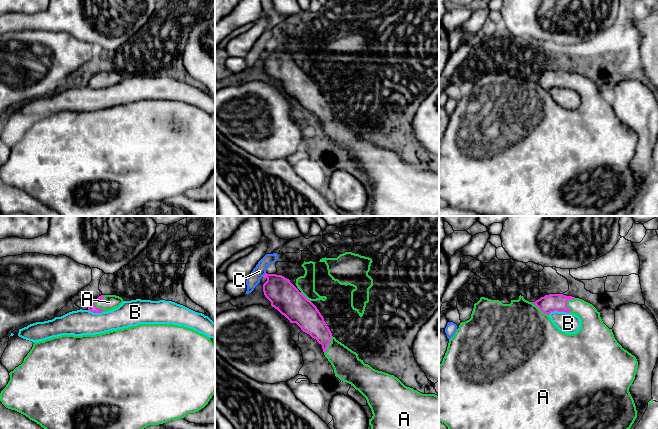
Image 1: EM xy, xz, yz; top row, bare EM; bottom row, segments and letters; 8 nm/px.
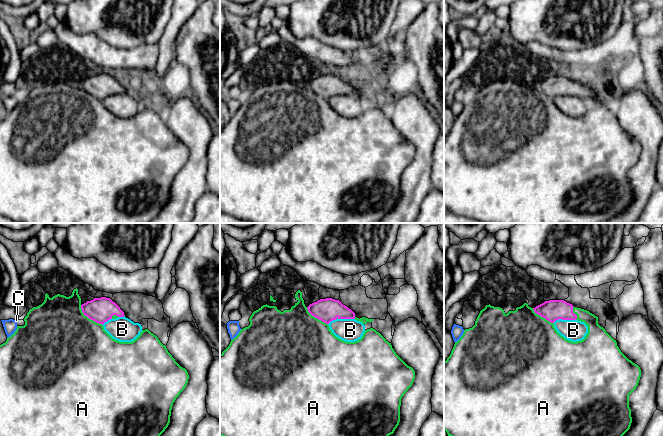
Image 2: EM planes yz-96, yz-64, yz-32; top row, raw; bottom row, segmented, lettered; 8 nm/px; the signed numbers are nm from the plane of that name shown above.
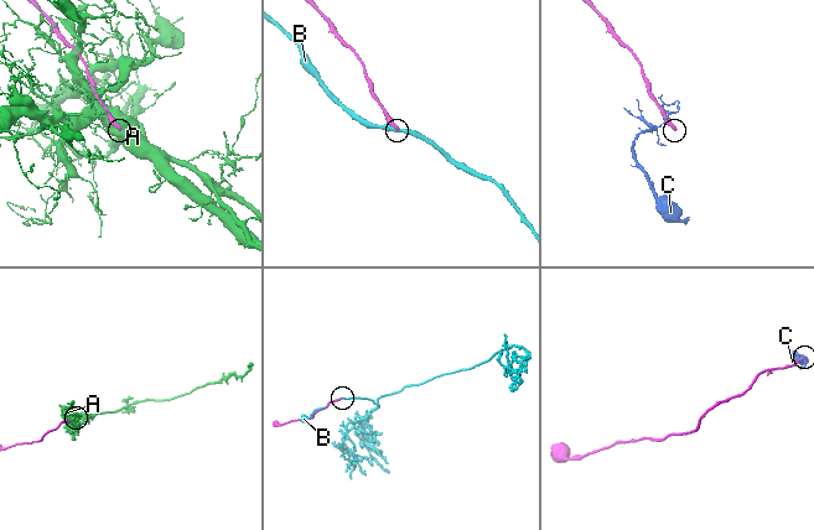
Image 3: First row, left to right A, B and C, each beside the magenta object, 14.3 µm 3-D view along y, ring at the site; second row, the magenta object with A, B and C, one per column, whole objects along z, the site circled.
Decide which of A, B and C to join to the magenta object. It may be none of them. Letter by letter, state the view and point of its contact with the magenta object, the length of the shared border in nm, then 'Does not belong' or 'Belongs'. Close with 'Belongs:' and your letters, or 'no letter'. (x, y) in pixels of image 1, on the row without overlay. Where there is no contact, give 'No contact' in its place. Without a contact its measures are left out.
A: Touches magenta at xy (94, 78). Shared border 140 nm. Belongs
B: Touches magenta at yz (558, 87). Shared border 180 nm. Does not belong
C: Touches magenta at xz (265, 50). Shared border 50 nm. Does not belong
Belongs: A

